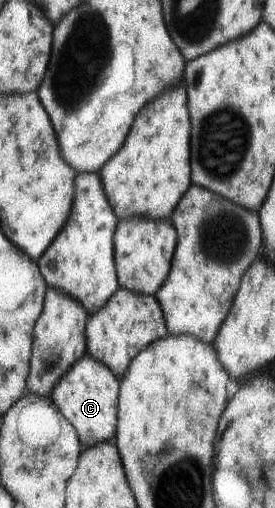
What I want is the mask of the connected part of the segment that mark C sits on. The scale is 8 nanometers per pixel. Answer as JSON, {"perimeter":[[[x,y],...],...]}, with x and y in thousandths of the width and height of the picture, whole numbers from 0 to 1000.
{"perimeter":[[[305,699],[211,748],[185,785],[240,827],[269,839],[284,866],[335,878],[418,858],[429,839],[433,744],[367,713]]]}

